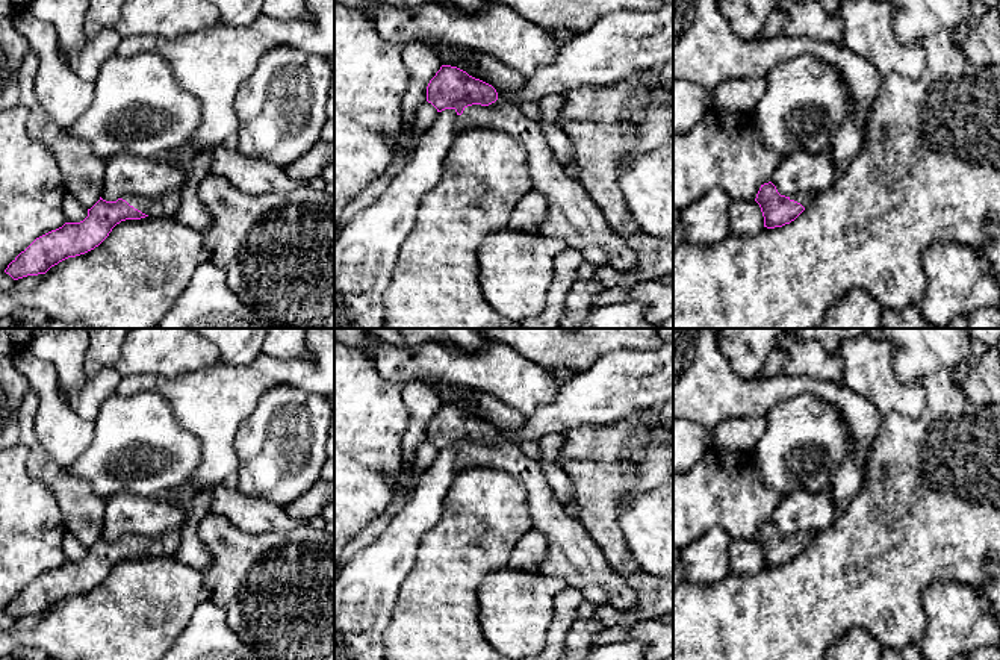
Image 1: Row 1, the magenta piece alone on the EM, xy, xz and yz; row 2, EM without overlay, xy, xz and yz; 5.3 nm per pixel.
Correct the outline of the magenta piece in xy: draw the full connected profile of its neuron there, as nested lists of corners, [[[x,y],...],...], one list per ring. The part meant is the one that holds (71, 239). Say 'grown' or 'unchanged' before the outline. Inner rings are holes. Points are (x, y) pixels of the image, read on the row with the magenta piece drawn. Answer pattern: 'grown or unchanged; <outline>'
grown; [[[166,194],[159,197],[123,195],[116,201],[100,200],[88,209],[88,216],[80,223],[65,223],[62,227],[36,238],[24,251],[21,251],[5,269],[14,280],[45,274],[59,262],[85,254],[98,247],[112,232],[112,229],[126,219],[141,219],[145,216],[174,216],[182,204],[179,194]]]

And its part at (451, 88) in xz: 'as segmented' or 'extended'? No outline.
extended

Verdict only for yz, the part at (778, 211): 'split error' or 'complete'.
split error

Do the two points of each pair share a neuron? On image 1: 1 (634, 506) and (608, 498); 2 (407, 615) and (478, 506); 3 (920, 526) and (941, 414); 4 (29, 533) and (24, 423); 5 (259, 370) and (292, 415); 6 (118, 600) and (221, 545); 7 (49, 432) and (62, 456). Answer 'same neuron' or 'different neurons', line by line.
1: different neurons
2: same neuron
3: same neuron
4: different neurons
5: different neurons
6: different neurons
7: same neuron

